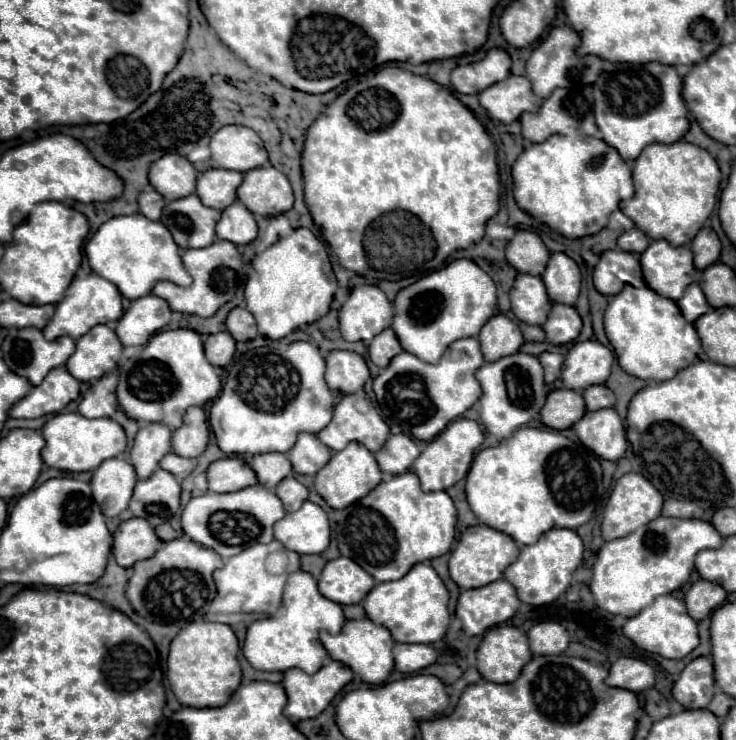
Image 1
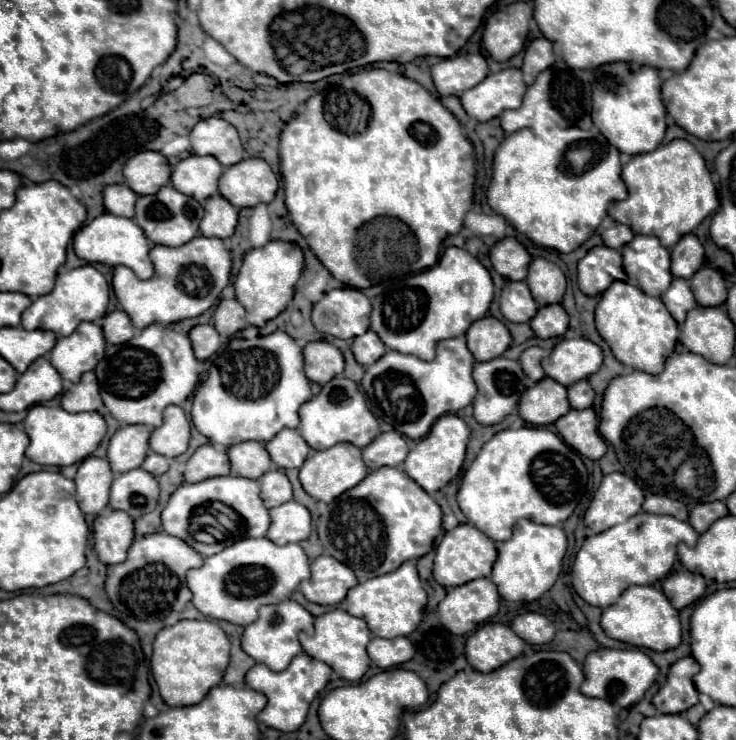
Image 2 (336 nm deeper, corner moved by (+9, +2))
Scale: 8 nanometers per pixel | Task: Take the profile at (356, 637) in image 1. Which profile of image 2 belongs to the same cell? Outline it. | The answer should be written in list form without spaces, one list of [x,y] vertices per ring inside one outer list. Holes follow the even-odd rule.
[[[335,608],[331,612],[325,612],[325,614],[317,616],[315,622],[313,622],[313,628],[315,628],[313,634],[301,632],[301,636],[299,636],[299,642],[305,650],[305,654],[313,656],[315,660],[321,660],[321,662],[329,664],[331,670],[337,676],[341,676],[343,680],[359,682],[369,668],[369,656],[367,656],[365,648],[371,640],[371,634],[369,634],[369,628],[367,628],[365,620],[351,616],[341,608]]]

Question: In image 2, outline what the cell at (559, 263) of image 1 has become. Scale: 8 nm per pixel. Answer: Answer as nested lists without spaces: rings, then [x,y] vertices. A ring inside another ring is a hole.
[[[535,258],[529,264],[529,276],[527,276],[529,290],[539,306],[561,302],[565,294],[565,274],[559,266],[545,258]]]

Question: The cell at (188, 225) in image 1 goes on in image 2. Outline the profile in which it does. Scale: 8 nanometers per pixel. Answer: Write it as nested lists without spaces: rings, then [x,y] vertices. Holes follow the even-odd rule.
[[[171,184],[159,188],[157,194],[139,196],[135,204],[135,220],[143,228],[145,236],[153,244],[165,244],[165,246],[181,246],[189,242],[193,236],[197,236],[201,212],[203,212],[203,206],[197,200],[177,192]]]

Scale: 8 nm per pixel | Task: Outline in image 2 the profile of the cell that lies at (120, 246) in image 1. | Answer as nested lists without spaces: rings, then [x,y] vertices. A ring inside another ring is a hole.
[[[109,212],[97,216],[93,222],[77,230],[73,238],[73,248],[75,248],[75,254],[85,262],[101,262],[107,266],[123,264],[131,268],[139,280],[147,280],[149,276],[153,276],[153,264],[149,260],[151,244],[149,240],[145,240],[145,234],[131,218],[121,218]]]

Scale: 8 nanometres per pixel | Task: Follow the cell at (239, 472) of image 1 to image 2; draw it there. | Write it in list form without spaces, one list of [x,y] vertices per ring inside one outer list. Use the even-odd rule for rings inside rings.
[[[205,444],[195,450],[195,454],[187,460],[185,466],[185,482],[201,482],[215,476],[227,476],[229,474],[229,458],[227,452],[221,452],[213,448],[211,444]]]

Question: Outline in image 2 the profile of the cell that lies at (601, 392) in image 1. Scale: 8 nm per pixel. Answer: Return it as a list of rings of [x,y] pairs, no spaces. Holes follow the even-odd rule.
[[[579,380],[577,384],[571,384],[567,388],[569,392],[569,404],[571,408],[575,410],[581,410],[581,408],[589,408],[593,404],[593,398],[595,398],[595,392],[593,388],[589,386],[587,380]]]

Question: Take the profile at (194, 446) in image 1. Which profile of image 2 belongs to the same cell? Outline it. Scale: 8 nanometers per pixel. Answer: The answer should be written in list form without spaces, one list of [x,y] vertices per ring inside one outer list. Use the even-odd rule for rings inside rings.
[[[167,406],[163,412],[163,424],[153,430],[149,438],[151,450],[167,458],[183,454],[189,446],[189,420],[179,406]]]

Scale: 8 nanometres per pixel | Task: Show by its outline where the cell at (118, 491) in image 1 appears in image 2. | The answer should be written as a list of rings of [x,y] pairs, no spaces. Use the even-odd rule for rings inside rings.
[[[89,456],[79,464],[79,470],[75,474],[75,486],[77,486],[77,502],[79,508],[85,514],[99,514],[109,504],[109,484],[113,482],[113,472],[109,472],[109,464],[105,464],[105,458]]]

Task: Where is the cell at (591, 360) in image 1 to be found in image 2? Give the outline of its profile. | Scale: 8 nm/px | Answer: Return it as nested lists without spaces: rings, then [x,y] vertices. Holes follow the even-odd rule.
[[[563,338],[541,364],[549,378],[569,386],[597,372],[603,364],[603,354],[601,348],[587,338]]]

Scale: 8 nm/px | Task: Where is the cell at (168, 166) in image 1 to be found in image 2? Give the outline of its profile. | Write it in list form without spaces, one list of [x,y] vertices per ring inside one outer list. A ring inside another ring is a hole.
[[[147,150],[129,158],[129,164],[123,166],[123,176],[135,194],[153,194],[157,188],[169,184],[171,166],[163,154]]]

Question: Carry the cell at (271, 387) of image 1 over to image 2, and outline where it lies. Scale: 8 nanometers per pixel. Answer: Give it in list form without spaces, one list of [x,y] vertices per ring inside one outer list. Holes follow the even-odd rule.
[[[273,332],[251,340],[235,338],[213,360],[207,380],[199,384],[191,420],[211,442],[233,446],[245,440],[265,442],[283,428],[297,428],[297,410],[311,400],[309,380],[301,368],[301,348],[285,332]]]

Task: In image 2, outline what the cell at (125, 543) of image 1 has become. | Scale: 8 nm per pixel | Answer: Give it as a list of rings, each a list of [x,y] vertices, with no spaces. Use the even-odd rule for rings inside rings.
[[[103,512],[93,522],[95,552],[103,564],[119,564],[133,542],[133,520],[127,512]]]

